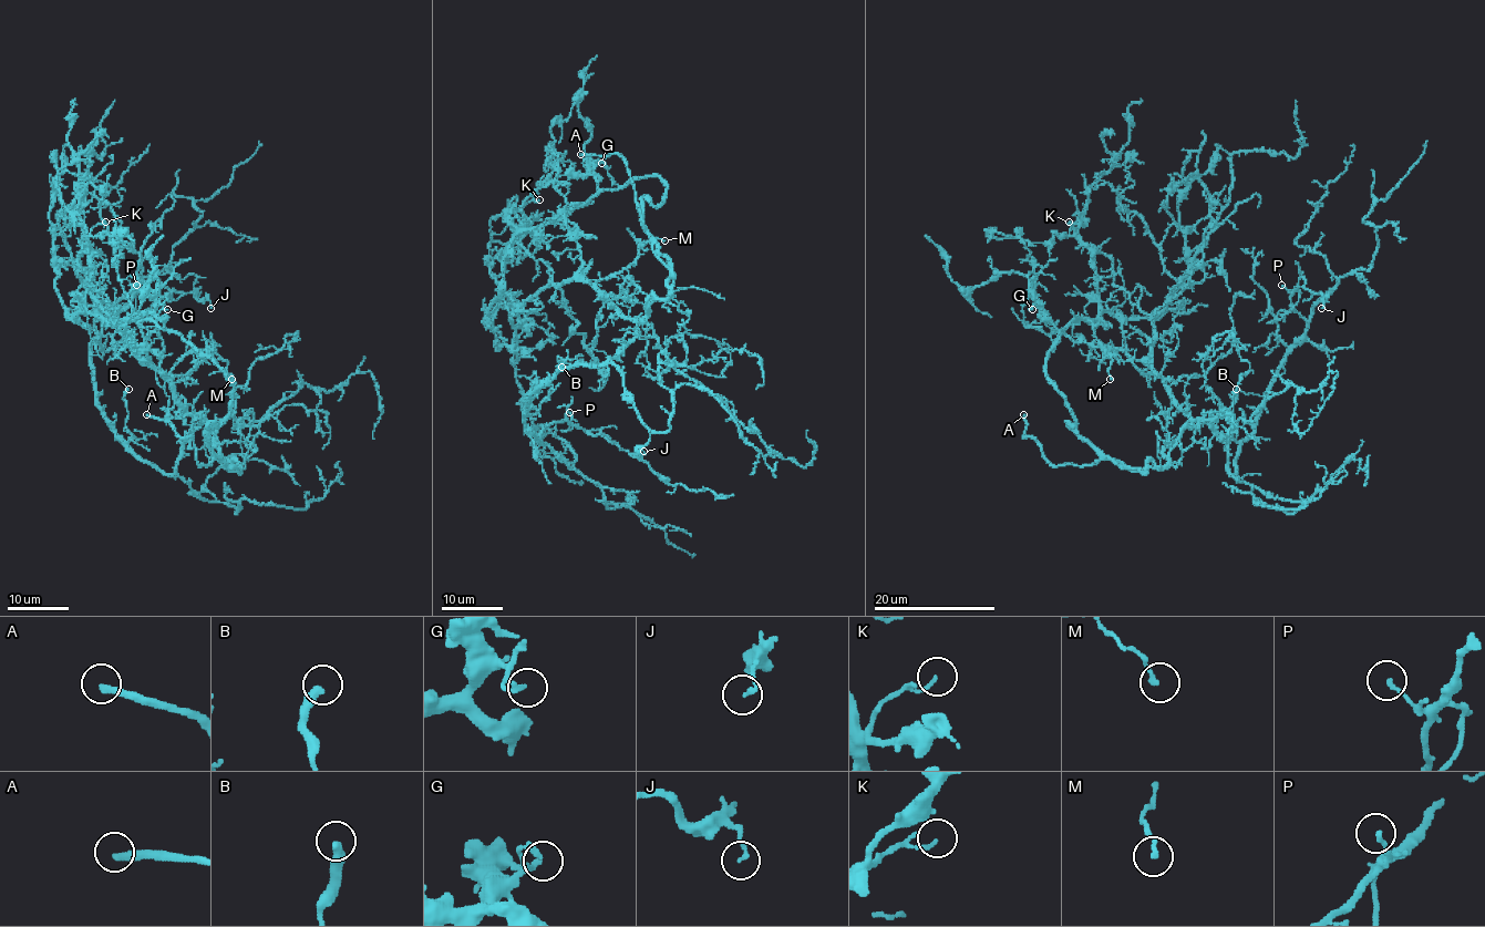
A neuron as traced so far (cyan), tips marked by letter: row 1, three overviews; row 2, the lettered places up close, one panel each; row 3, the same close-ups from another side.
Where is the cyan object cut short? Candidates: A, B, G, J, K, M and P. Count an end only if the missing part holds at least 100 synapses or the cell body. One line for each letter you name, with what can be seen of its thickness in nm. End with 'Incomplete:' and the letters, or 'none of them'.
A: calibre 280 nm
Incomplete: A

